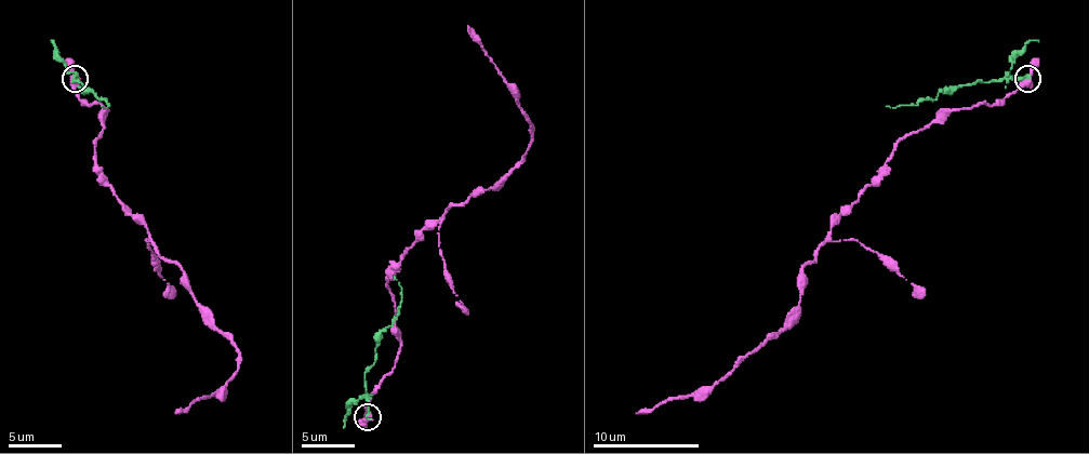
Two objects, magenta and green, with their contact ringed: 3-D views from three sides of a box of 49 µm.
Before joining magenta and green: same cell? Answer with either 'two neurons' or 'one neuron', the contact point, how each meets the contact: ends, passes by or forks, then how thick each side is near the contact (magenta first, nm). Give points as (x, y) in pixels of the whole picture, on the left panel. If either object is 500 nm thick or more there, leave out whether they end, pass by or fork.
two neurons | (75, 78) | magenta passes by | green ends | 440/300 nm

